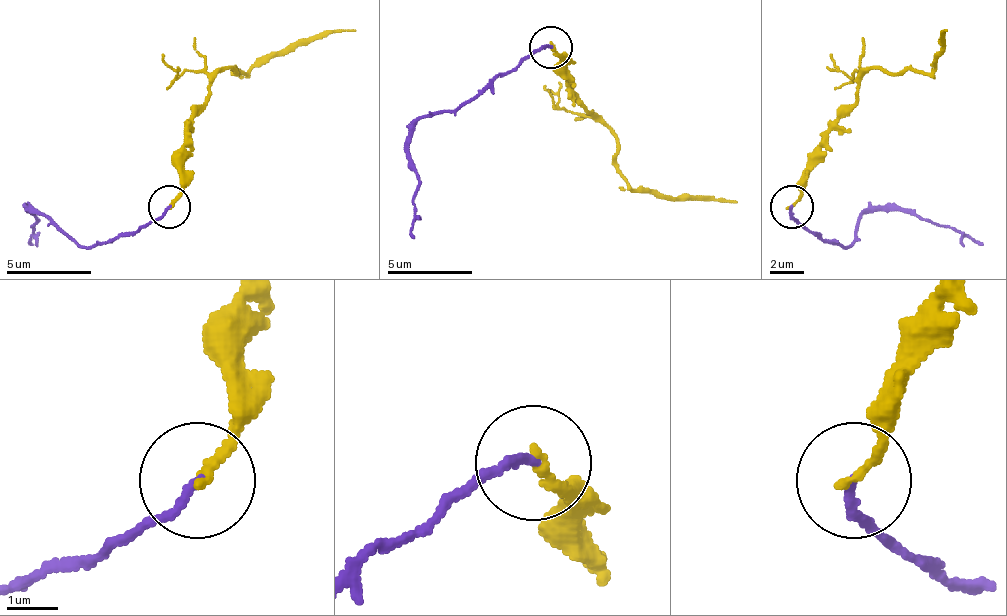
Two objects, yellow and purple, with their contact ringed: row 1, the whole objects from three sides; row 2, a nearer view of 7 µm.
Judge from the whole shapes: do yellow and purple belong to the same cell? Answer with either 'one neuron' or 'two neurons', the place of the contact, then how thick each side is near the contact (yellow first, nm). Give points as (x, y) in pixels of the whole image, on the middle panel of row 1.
one neuron; at (550, 47); 170 nm thick on the yellow side, 160 nm on the other

